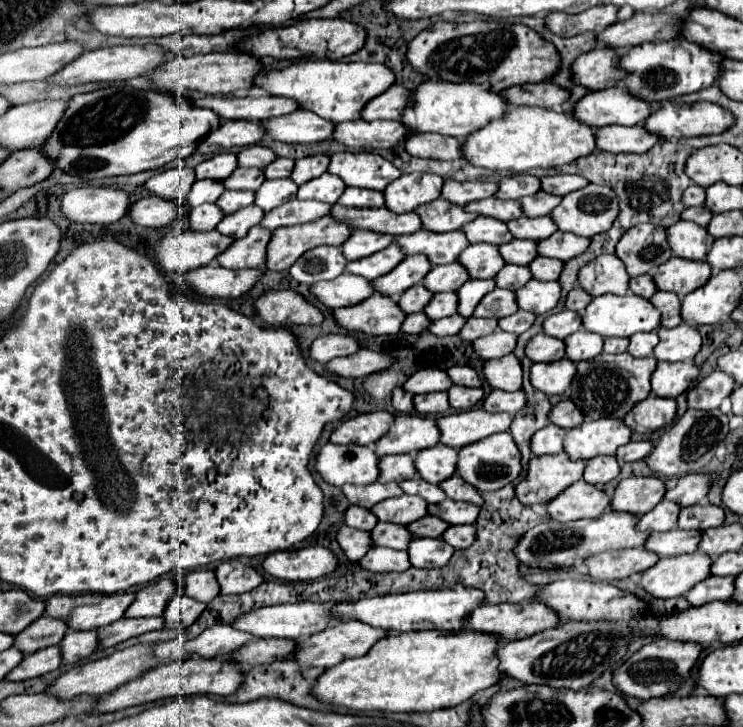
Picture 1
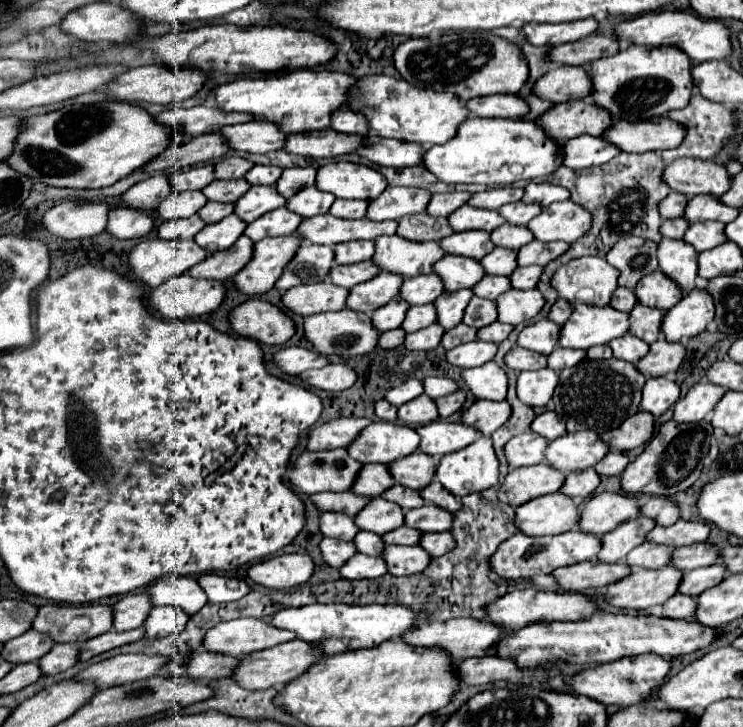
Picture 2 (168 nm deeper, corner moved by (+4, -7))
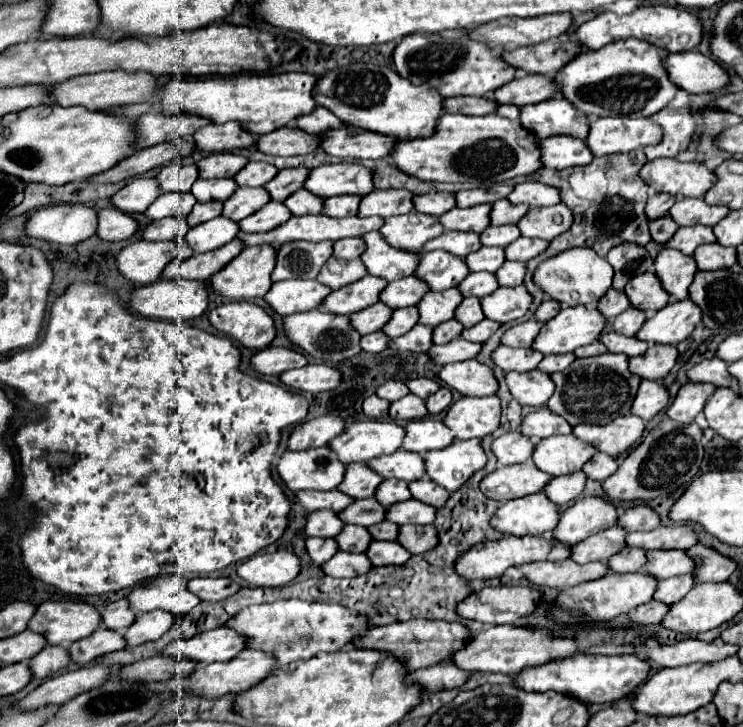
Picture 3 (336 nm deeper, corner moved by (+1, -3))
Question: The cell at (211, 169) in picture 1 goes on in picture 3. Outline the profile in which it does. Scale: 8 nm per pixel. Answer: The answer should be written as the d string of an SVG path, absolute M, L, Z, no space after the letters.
M172 163L160 169L158 173L158 183L160 189L166 191L180 191L180 193L188 193L190 187L194 185L194 181L200 177L198 167L196 165L180 165L180 163Z

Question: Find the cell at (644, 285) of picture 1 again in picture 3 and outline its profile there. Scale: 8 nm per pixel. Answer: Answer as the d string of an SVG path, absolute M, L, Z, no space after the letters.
M610 287L608 293L598 301L598 309L600 309L600 313L602 313L606 319L620 315L620 313L626 311L628 307L630 307L630 299L626 297L626 293L624 293L624 291L618 291L618 289L614 289L614 287Z

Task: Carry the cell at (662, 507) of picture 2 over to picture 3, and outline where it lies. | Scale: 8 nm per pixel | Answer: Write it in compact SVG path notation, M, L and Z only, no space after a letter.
M648 503L632 505L620 515L618 525L628 529L628 533L630 531L652 531L660 525L660 515Z

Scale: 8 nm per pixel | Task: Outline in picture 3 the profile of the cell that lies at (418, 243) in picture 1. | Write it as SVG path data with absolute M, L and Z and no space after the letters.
M380 231L366 233L362 239L366 243L366 251L360 259L364 261L370 275L382 277L386 281L394 281L412 275L420 265L418 253L402 251L388 245L388 241L382 237Z

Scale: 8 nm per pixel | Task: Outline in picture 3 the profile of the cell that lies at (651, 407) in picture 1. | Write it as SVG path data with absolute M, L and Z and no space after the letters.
M624 415L606 425L578 425L572 433L590 445L596 445L598 451L618 457L638 443L644 433L644 421L636 415Z

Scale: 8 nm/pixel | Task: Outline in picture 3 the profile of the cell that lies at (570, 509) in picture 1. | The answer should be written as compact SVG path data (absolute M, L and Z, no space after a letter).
M534 493L506 501L492 517L492 527L506 535L542 535L552 531L560 521L560 507L546 493Z

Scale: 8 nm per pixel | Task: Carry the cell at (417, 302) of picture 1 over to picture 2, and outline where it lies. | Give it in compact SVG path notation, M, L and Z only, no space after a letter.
M395 297L387 305L383 305L381 309L375 309L373 311L373 315L371 315L373 329L377 329L379 333L385 333L385 331L391 331L391 329L401 327L407 309L409 309L409 305L403 299Z

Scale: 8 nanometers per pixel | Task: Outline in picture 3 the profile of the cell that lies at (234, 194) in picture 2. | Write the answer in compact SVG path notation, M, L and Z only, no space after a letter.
M198 179L192 185L192 193L200 203L206 201L226 201L238 189L234 179Z

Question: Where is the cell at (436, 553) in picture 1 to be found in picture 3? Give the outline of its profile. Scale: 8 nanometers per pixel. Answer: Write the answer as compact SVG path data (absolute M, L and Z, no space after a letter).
M372 541L368 553L370 561L376 567L384 567L384 565L404 565L412 553L408 549L404 549L400 543L396 541Z

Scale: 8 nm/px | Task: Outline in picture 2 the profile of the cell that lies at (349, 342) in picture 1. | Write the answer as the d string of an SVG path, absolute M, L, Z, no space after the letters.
M283 347L273 355L273 363L285 375L299 375L307 369L327 365L327 359L305 347Z

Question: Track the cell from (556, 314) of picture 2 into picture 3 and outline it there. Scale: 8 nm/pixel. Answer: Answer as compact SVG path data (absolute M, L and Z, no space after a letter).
M546 299L540 307L538 307L538 311L536 311L536 319L538 321L542 321L542 323L546 323L546 321L550 321L552 317L556 317L558 313L560 313L560 303L558 301L554 301L554 299Z

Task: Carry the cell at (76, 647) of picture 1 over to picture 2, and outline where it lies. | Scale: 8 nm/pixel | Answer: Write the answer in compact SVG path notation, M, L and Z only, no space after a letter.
M55 643L47 655L43 655L37 663L43 675L57 675L67 671L79 661L79 645L77 643Z

